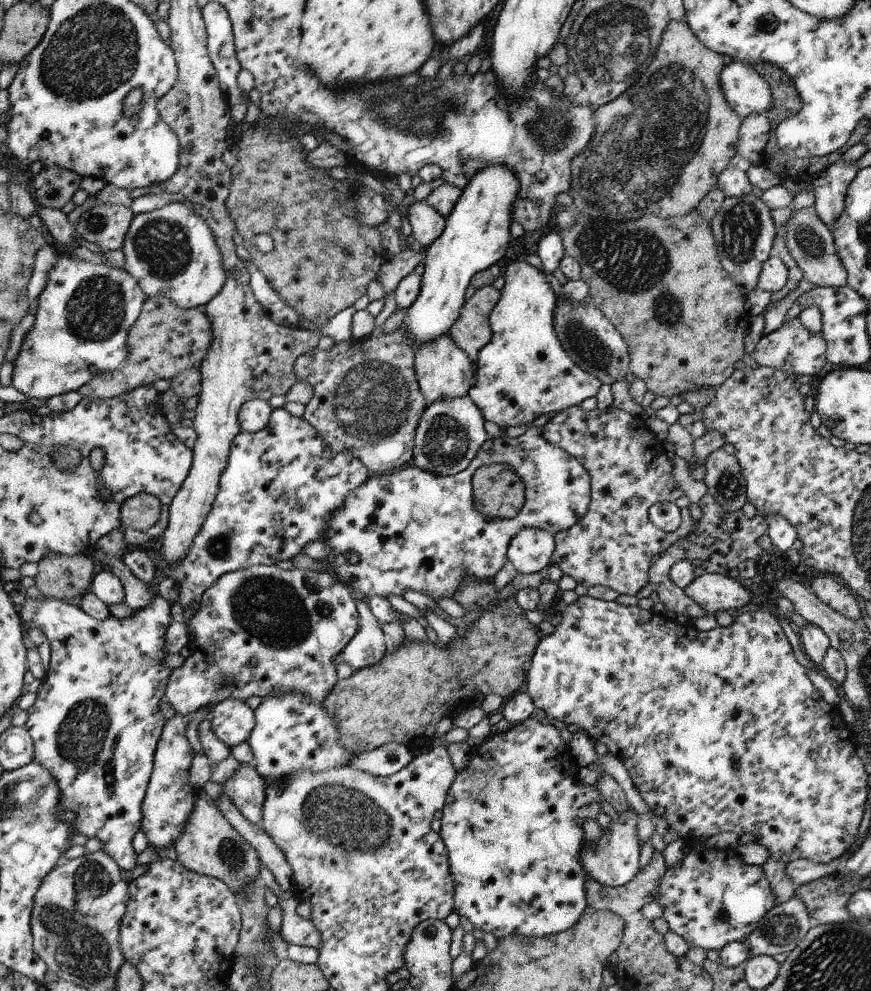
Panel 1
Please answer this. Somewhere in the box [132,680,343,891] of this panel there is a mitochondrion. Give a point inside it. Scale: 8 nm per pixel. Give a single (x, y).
(231, 853)

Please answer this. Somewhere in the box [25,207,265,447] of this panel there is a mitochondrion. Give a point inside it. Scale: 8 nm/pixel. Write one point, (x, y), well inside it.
(95, 312)

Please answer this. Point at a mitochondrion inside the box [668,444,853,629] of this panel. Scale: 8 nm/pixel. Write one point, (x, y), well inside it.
(729, 485)

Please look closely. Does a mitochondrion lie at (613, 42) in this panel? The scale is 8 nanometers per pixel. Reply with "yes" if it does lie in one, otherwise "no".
yes

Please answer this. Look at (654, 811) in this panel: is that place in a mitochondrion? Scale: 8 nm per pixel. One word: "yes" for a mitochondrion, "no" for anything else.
no

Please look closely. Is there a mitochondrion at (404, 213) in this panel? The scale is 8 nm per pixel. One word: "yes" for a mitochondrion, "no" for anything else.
no

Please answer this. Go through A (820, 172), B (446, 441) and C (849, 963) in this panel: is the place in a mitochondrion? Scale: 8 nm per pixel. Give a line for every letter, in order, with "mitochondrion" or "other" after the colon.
A: other
B: mitochondrion
C: mitochondrion

